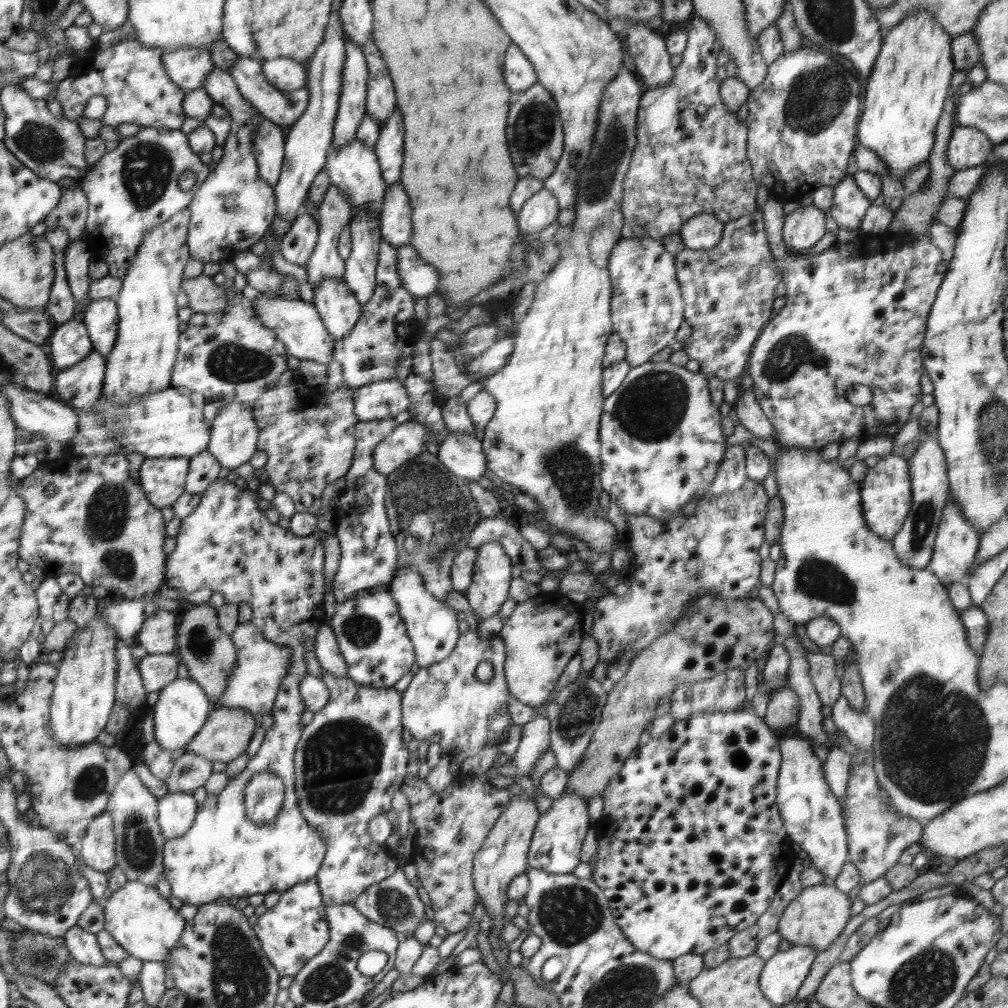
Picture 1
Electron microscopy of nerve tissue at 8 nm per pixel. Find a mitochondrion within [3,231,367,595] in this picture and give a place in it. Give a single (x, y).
(107, 511)

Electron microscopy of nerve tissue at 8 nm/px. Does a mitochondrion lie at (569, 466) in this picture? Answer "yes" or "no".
yes

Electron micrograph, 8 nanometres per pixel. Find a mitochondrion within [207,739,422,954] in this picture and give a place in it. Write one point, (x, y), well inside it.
(395, 907)

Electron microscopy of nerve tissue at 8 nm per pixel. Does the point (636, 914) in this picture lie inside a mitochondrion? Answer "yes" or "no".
no

